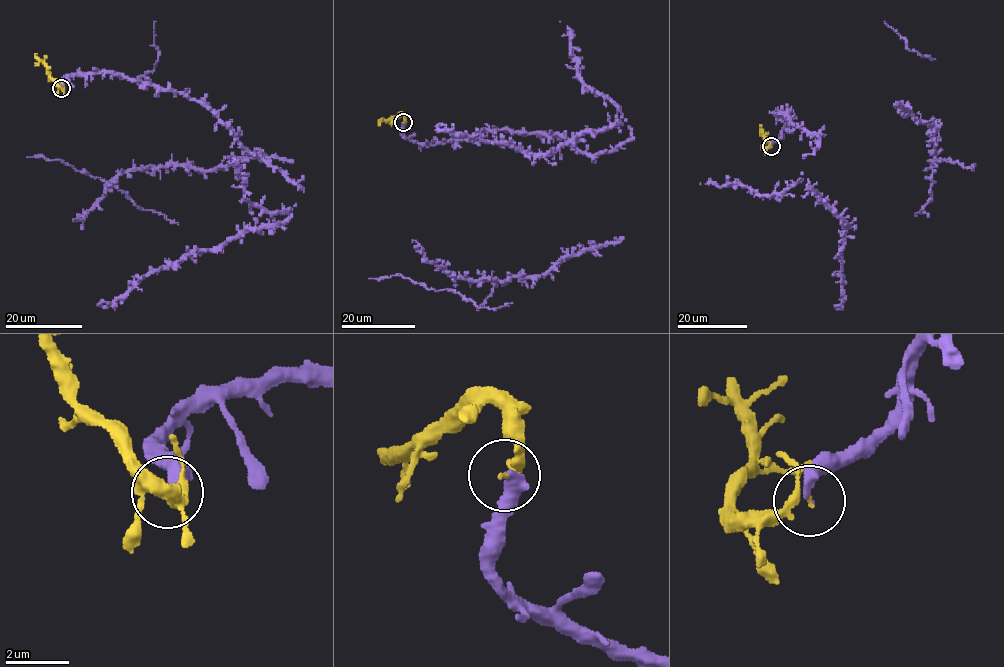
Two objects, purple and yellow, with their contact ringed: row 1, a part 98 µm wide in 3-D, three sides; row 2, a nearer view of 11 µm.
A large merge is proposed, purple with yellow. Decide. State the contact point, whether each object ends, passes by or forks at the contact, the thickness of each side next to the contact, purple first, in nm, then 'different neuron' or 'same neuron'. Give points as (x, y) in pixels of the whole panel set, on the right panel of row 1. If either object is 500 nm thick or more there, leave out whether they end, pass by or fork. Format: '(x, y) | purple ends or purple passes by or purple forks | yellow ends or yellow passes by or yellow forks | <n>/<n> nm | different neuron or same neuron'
(771, 146) | purple ends | yellow passes by | 360/150 nm | same neuron

